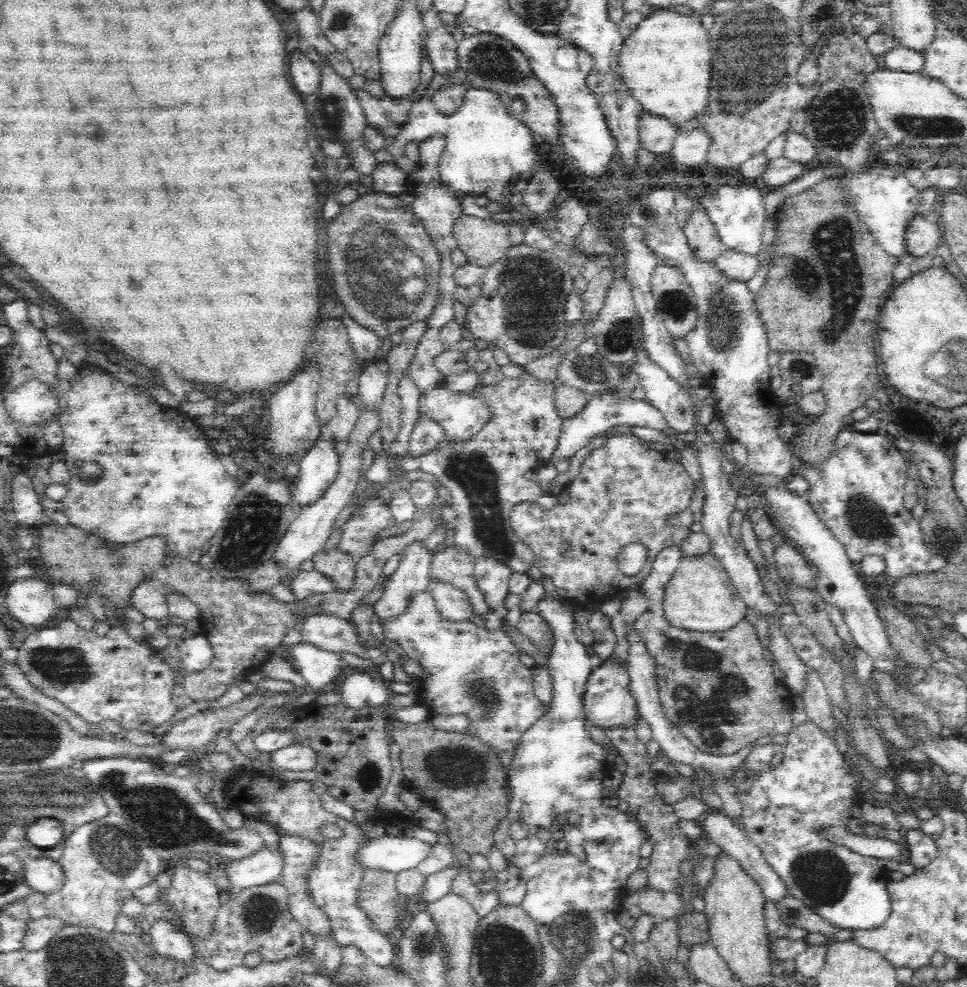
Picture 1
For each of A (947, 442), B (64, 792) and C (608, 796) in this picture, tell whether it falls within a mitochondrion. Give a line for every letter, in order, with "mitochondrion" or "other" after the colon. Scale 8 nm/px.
A: other
B: mitochondrion
C: other

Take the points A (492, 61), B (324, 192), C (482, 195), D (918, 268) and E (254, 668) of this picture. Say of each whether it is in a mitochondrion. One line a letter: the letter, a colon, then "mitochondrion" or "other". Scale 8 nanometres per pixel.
A: mitochondrion
B: other
C: other
D: other
E: other

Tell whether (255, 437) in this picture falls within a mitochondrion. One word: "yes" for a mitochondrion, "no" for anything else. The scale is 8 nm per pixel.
no

